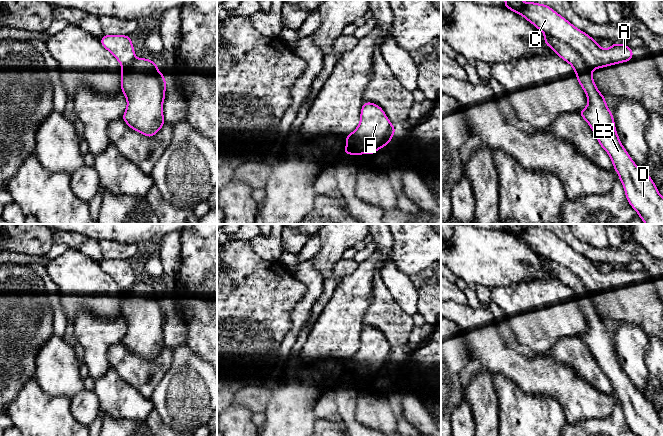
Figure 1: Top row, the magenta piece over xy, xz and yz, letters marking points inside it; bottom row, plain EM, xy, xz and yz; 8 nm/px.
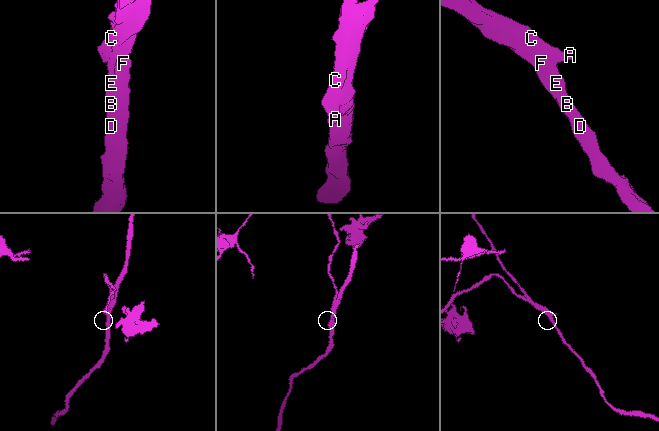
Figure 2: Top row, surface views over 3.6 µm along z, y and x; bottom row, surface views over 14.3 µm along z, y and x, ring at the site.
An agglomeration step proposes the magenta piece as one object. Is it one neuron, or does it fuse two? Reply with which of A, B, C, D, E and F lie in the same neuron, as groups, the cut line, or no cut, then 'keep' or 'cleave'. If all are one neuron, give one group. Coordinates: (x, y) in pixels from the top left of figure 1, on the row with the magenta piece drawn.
A C / B D E F; cut in yz along (544, 32), (573, 48), (590, 71); cleave

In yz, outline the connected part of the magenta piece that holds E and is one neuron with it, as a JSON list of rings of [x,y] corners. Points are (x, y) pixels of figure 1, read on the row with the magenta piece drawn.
[[[545,33],[544,43],[573,67],[588,100],[587,107],[578,113],[586,120],[600,146],[610,156],[628,203],[645,224],[663,224],[663,197],[648,173],[634,163],[621,144],[605,96],[599,92],[582,57],[568,44]]]

